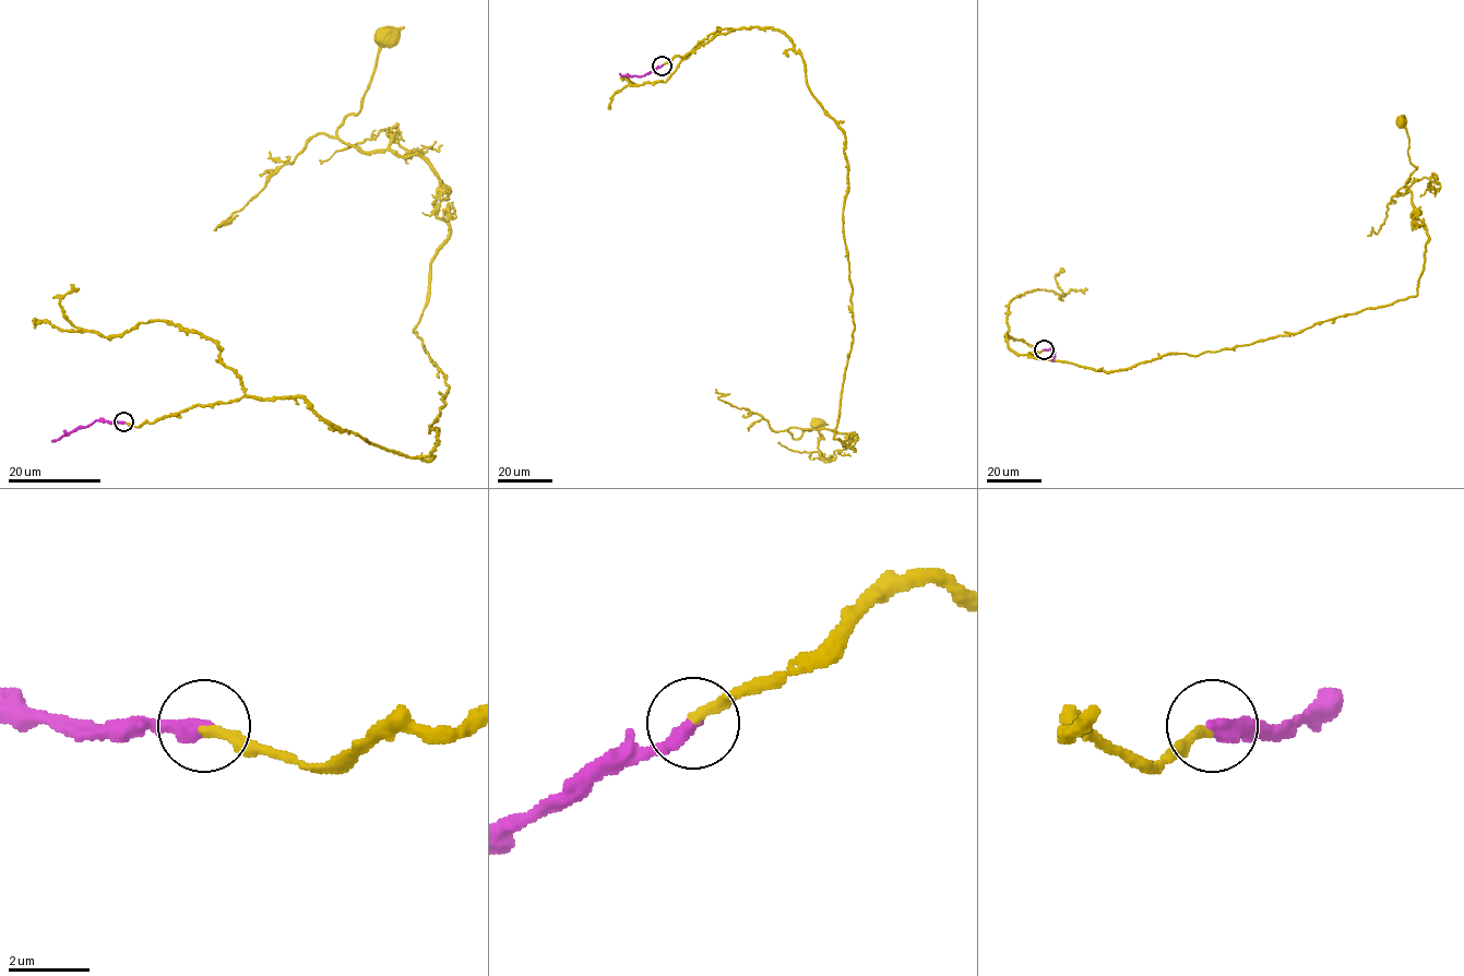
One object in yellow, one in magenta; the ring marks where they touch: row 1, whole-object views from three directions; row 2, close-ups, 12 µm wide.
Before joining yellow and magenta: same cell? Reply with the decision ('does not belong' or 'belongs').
belongs

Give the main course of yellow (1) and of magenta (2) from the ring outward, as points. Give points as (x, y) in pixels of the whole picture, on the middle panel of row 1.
1: (663, 66), (778, 28), (843, 132), (855, 326), (834, 439), (855, 450), (788, 431), (817, 425)
2: (663, 66), (640, 76), (620, 73)

